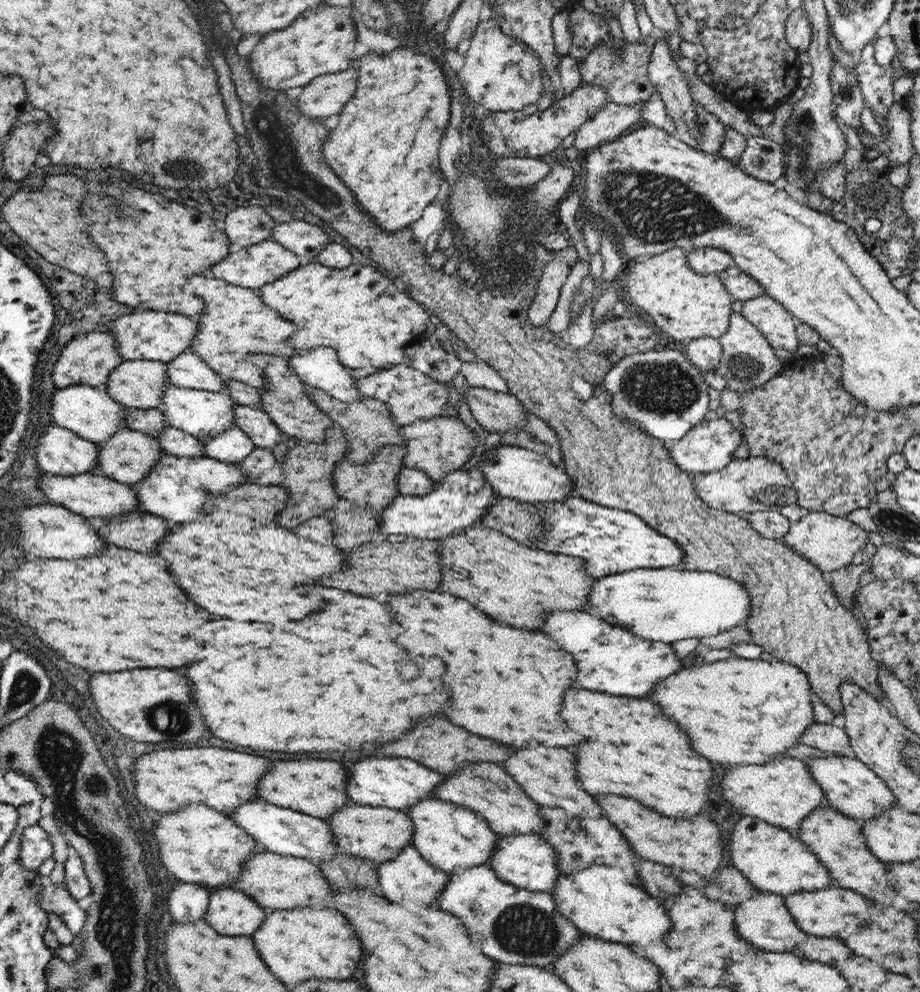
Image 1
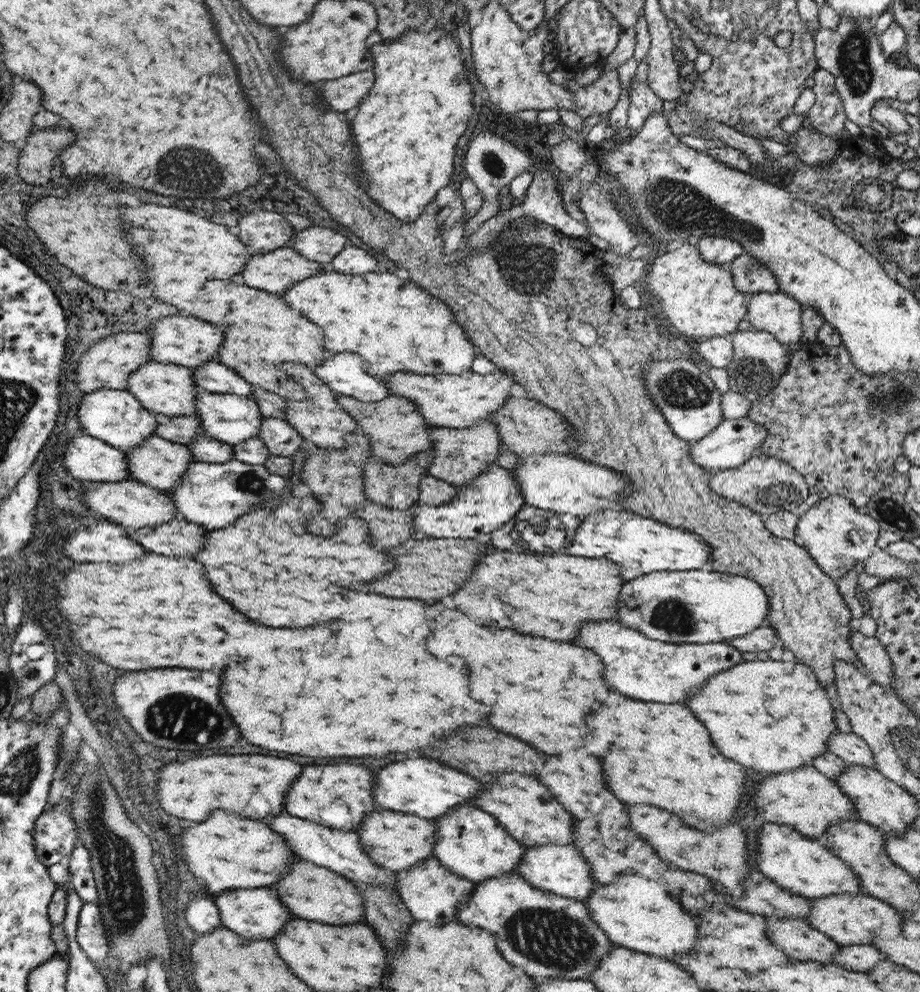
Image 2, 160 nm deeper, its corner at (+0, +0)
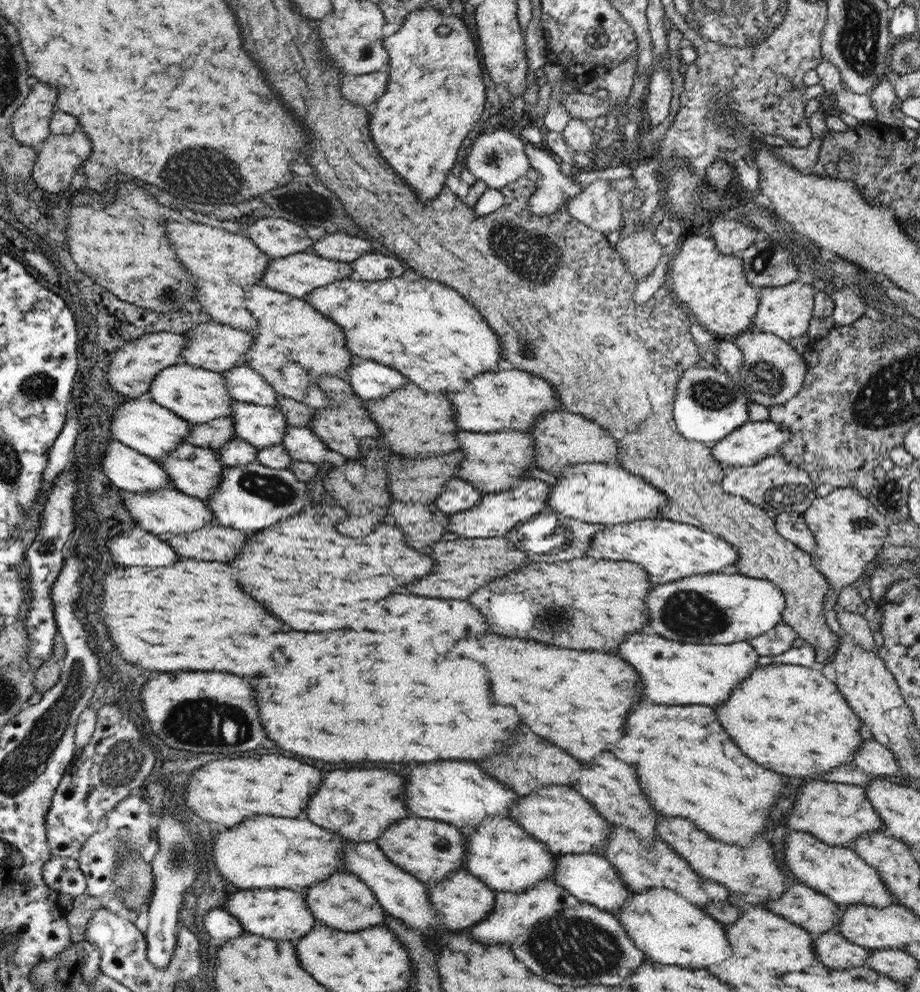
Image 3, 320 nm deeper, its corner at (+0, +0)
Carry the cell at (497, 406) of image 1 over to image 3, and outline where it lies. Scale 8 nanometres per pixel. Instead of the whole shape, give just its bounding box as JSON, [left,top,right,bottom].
[528,410,618,477]

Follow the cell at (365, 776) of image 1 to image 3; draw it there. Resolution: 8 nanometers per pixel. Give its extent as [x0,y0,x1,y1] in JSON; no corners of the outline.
[406,760,519,830]

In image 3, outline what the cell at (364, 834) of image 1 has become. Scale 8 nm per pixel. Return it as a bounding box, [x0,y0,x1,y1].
[375,816,467,886]

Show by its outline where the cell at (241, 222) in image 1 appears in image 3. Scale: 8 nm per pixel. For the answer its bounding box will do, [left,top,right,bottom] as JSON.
[246,218,315,259]

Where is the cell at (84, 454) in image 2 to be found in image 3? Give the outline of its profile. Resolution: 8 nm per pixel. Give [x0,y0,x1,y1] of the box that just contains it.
[100,439,173,492]

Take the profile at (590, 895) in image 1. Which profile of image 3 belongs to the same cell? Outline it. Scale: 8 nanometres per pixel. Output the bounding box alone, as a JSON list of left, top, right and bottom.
[614,886,731,970]

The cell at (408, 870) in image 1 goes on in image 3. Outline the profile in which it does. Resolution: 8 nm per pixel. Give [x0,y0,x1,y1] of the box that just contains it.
[426,869,496,931]

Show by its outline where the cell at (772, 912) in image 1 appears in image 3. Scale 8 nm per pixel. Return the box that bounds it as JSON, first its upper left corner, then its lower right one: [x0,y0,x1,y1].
[812,933,871,970]

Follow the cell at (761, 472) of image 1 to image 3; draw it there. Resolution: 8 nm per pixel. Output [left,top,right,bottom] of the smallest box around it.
[721,454,816,516]

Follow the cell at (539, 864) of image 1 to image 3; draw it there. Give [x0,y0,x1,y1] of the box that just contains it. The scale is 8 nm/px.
[550,854,633,914]

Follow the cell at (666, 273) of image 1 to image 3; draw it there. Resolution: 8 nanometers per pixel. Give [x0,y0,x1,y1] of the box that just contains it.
[667,229,762,339]

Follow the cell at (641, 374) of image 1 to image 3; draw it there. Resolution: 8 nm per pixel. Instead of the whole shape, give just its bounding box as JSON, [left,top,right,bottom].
[673,364,749,446]

